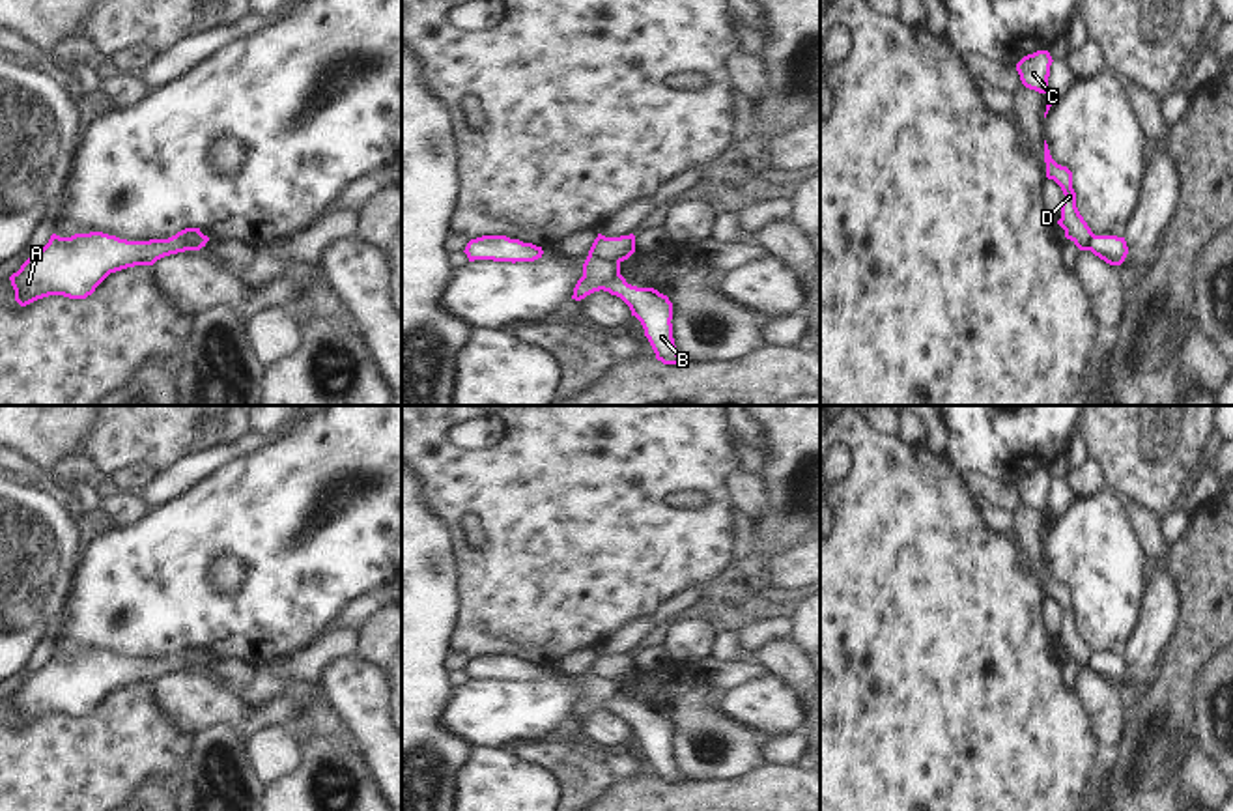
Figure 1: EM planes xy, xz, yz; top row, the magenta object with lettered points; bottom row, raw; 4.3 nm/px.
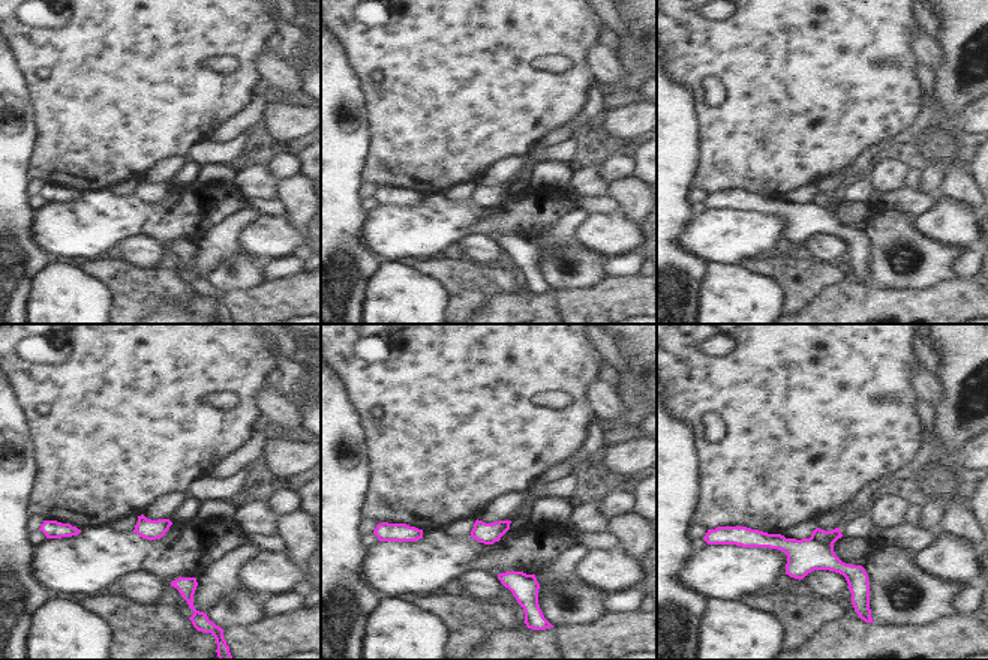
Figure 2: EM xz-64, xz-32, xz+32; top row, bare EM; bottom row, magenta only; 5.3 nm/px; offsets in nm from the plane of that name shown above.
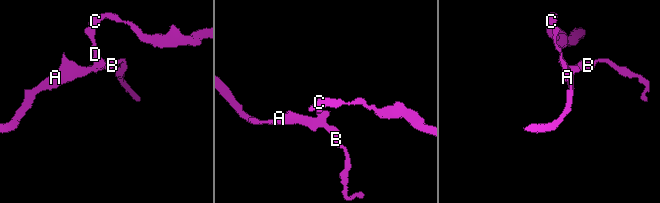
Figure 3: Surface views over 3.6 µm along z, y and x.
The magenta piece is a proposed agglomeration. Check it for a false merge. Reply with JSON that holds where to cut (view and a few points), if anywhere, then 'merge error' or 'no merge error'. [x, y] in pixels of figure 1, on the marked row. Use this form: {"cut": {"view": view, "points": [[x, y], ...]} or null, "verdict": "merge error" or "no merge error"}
{"cut": {"view": "xz", "points": [[589, 253], [602, 260], [619, 262]]}, "verdict": "merge error"}

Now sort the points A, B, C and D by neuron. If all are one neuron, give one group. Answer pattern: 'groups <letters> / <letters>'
groups A B / C D

